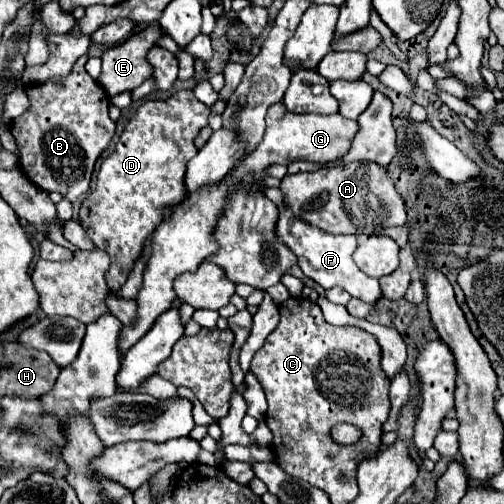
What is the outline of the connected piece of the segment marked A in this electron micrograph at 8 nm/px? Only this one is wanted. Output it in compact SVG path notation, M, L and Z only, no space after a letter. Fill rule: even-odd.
M353 161L349 165L287 175L281 181L281 193L285 197L285 205L289 205L297 217L333 235L371 235L407 221L405 201L397 193L393 179L381 165L373 161Z

